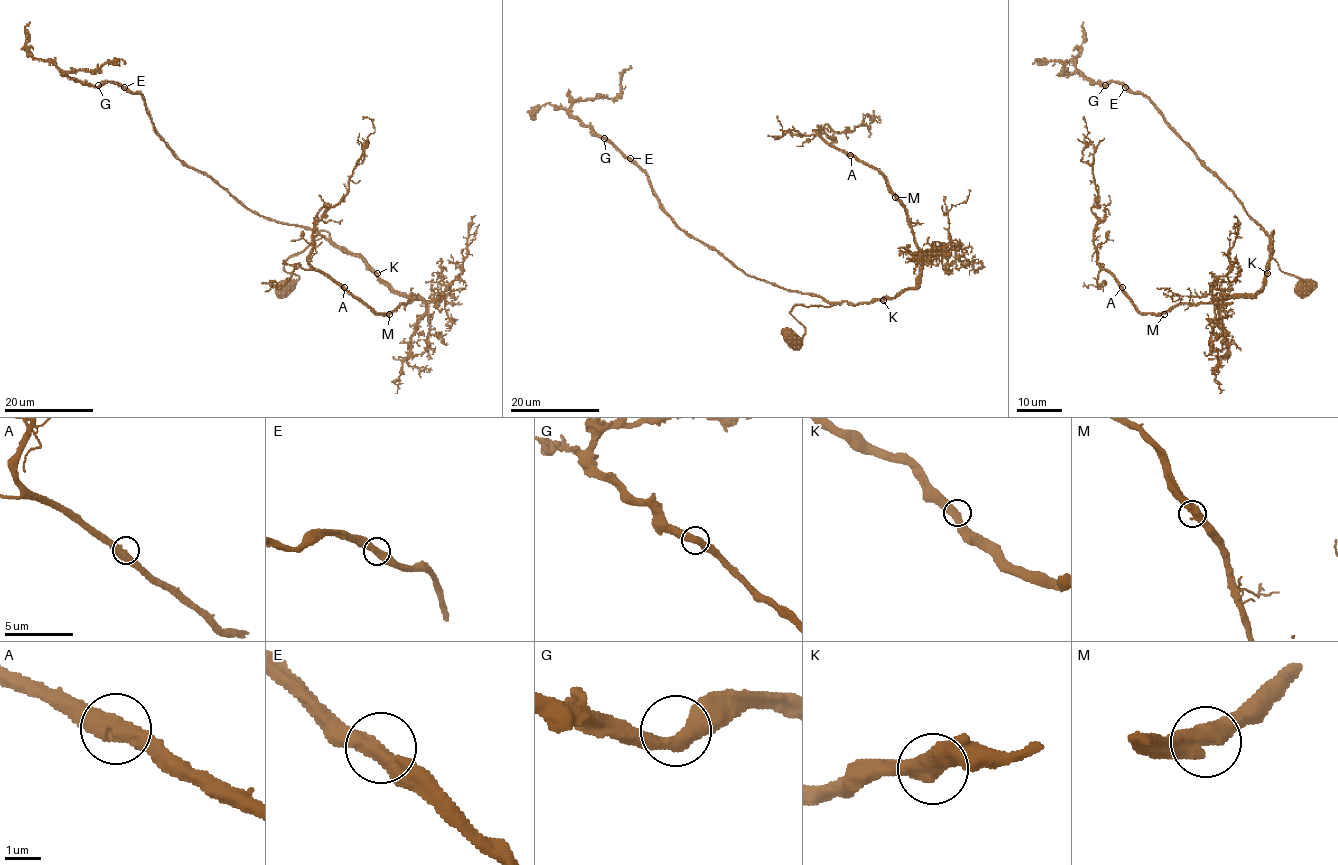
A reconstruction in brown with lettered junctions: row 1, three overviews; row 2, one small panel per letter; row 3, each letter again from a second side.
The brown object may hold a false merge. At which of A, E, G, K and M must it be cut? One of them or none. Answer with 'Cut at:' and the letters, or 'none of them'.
Cut at: none of them

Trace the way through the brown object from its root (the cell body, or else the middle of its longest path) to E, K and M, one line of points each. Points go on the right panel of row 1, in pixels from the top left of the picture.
E: (1304, 286), (1304, 280), (1284, 273), (1272, 258), (1273, 231), (1270, 239), (1163, 114), (1141, 93), (1125, 87)
K: (1304, 286), (1304, 280), (1284, 273), (1272, 258), (1273, 231), (1266, 273)
M: (1304, 286), (1304, 280), (1284, 273), (1272, 258), (1273, 231), (1265, 283), (1253, 297), (1177, 304), (1164, 314)

